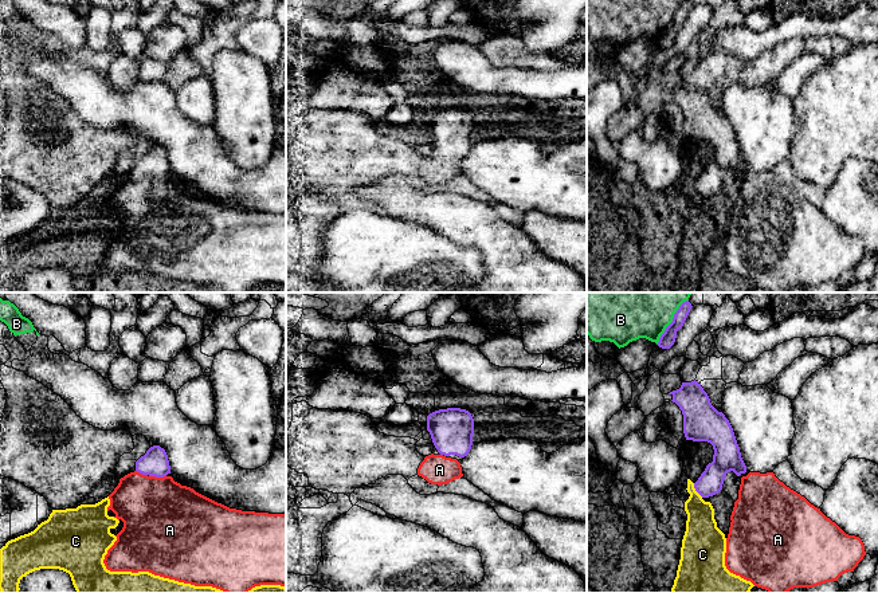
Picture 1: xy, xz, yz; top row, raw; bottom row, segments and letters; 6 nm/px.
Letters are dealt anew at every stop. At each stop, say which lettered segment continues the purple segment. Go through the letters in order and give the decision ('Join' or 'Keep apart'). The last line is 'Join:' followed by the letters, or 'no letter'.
A: Join
B: Keep apart
C: Keep apart
Join: A

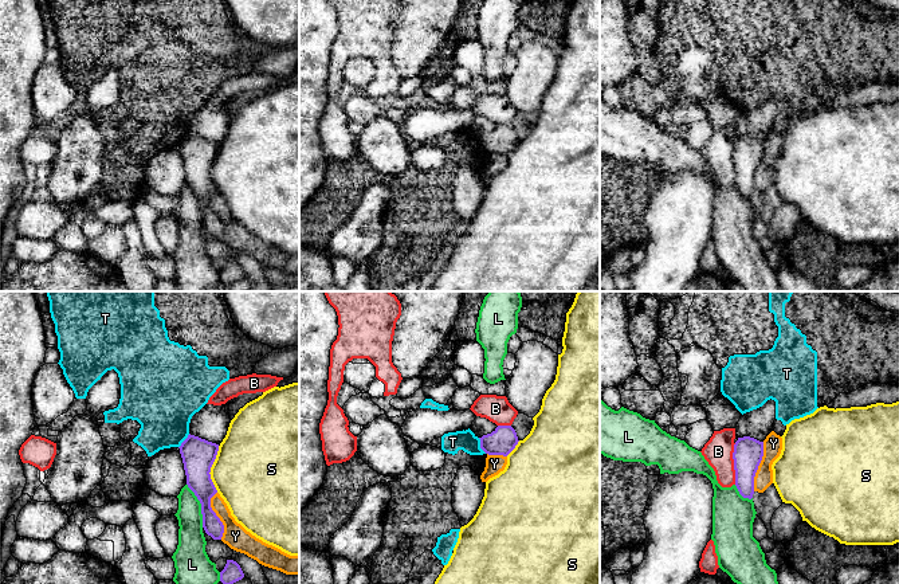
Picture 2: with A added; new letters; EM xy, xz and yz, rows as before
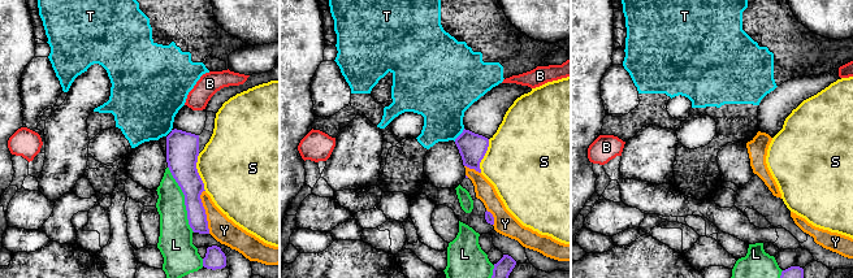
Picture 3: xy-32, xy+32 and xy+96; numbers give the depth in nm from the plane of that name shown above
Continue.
B: Keep apart
L: Keep apart
S: Keep apart
T: Keep apart
Y: Keep apart
Join: no letter

